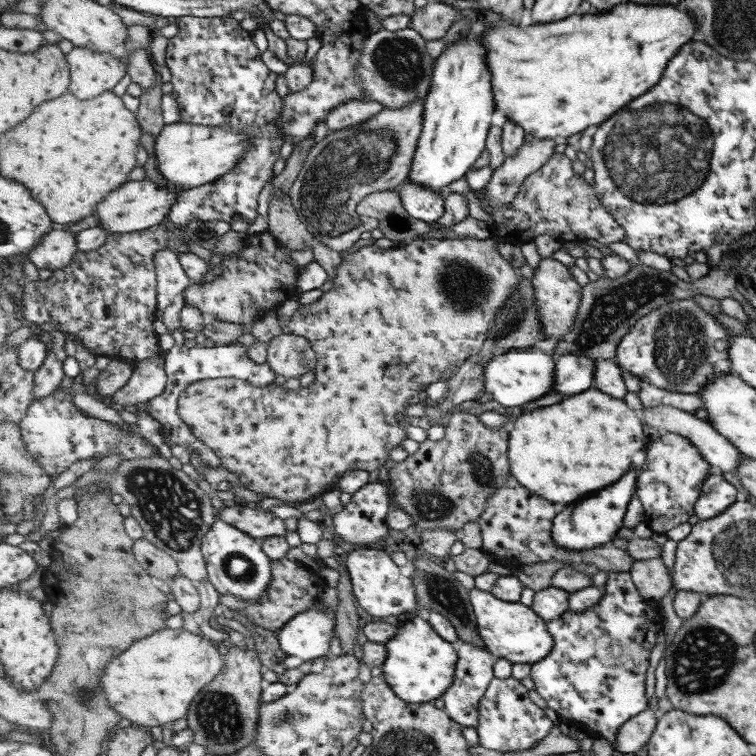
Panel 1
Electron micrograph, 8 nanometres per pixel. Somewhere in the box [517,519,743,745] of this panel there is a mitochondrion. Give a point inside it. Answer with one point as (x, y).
(702, 663)

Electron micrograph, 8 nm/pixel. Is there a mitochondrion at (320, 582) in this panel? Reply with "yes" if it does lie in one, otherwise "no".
no

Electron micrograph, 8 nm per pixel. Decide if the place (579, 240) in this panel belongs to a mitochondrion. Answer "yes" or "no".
no

